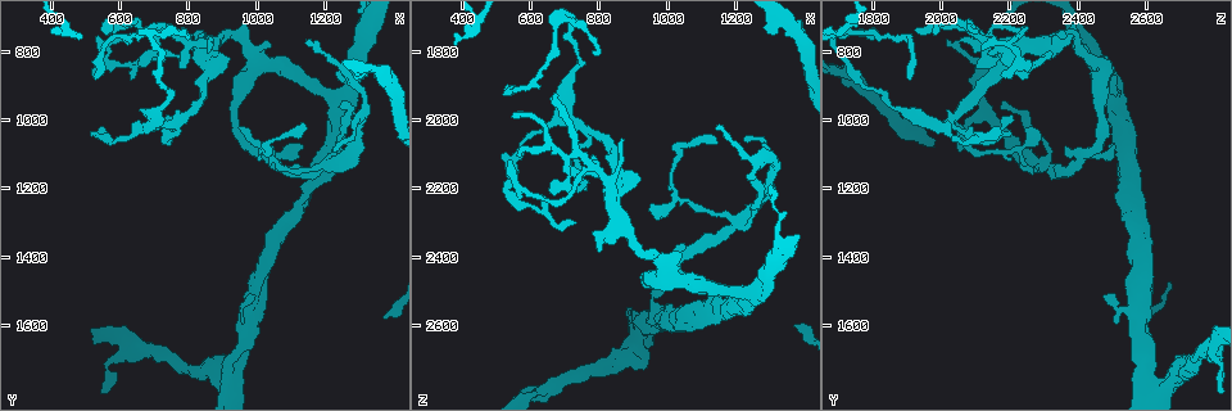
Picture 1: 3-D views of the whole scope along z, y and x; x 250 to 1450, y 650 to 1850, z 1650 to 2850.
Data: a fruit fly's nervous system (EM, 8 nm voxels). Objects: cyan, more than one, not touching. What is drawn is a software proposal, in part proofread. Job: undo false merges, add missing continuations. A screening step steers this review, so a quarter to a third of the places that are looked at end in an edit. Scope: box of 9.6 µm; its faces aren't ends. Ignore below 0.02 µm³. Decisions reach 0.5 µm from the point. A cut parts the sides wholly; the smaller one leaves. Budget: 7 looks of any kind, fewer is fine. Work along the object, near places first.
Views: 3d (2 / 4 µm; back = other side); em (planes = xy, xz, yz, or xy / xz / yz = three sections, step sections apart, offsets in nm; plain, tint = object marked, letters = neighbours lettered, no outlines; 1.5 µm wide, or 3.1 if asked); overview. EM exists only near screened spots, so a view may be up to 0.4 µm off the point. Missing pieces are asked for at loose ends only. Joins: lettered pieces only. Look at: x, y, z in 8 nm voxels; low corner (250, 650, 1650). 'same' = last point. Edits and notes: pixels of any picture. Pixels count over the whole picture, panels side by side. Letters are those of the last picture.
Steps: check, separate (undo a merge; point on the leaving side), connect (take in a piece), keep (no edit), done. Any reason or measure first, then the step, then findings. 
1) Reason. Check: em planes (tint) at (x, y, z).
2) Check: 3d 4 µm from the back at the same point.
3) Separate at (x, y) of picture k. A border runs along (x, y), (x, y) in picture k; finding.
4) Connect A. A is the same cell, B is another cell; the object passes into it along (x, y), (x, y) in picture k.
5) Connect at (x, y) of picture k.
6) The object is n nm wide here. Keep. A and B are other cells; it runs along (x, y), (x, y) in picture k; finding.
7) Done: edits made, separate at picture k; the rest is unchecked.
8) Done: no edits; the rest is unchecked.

An open end. Check: em planes (letters) at (880, 770, 2050).

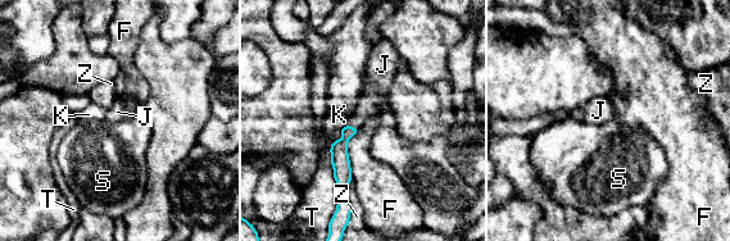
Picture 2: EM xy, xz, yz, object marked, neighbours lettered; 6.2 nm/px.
Connect J. J is the same cell, F, K, S, T and Z are other cells; the neuron continues.

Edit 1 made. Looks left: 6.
Check: em planes (letters) at (1200, 1130, 2310).

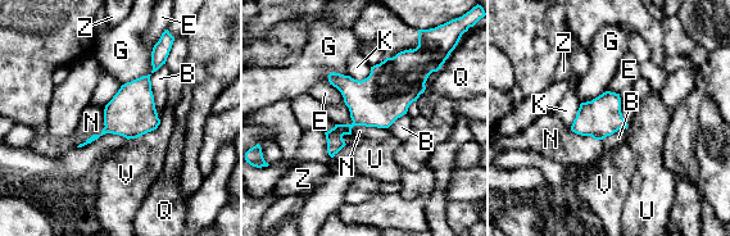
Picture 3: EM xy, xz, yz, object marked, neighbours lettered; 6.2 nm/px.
Keep. B, E, G, K, N, Q, U, V and Z are other cells; a border runs along (105, 107), (103, 130), (76, 146) in picture 3; all the same neuron.

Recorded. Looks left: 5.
Done: edits made, connect at picture 2; the rest is unchecked.

